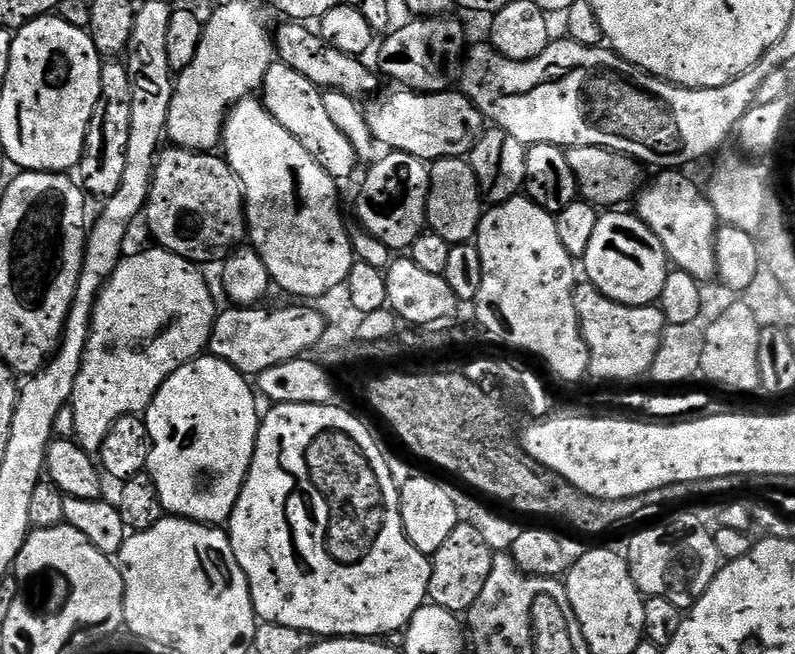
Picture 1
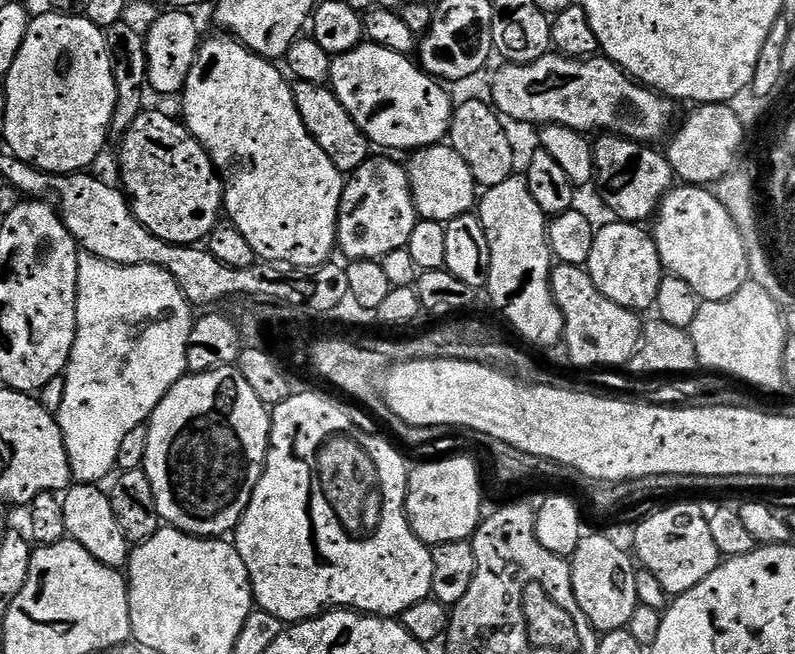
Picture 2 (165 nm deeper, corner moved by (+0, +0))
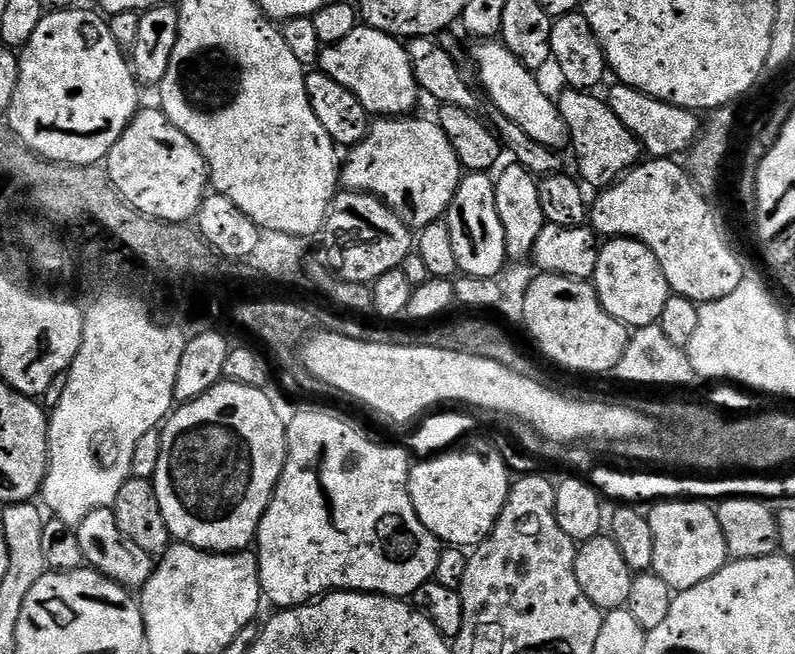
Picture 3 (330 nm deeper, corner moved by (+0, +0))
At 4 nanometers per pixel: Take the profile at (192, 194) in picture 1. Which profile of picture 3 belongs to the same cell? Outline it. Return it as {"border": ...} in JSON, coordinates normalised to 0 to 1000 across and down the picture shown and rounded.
{"border":[[[177,164],[133,240],[136,269],[153,303],[179,327],[230,343],[250,326],[264,287],[264,265],[249,223],[200,164]]]}

